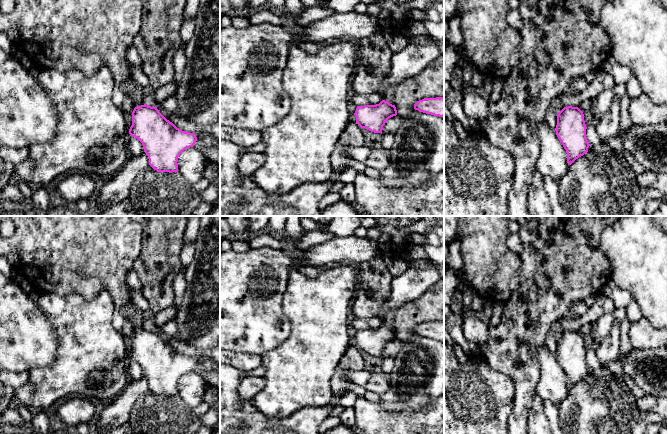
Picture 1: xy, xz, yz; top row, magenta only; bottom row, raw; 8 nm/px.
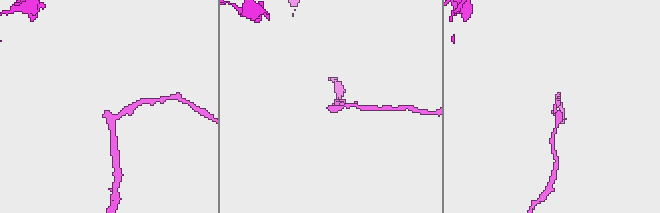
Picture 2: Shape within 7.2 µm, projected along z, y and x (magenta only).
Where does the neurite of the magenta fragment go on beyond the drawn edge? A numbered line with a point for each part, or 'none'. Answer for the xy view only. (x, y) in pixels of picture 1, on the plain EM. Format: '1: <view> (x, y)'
1: xy (60, 255)

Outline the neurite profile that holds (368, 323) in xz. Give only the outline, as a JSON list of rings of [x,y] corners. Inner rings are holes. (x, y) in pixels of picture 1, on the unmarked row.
[[[373,317],[373,318],[352,318],[350,324],[356,329],[356,330],[364,330],[364,329],[376,329],[379,328],[383,321],[379,317]]]

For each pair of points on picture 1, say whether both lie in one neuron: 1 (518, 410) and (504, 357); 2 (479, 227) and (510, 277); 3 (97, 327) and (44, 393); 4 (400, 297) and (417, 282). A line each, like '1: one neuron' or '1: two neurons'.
1: one neuron
2: one neuron
3: one neuron
4: one neuron

